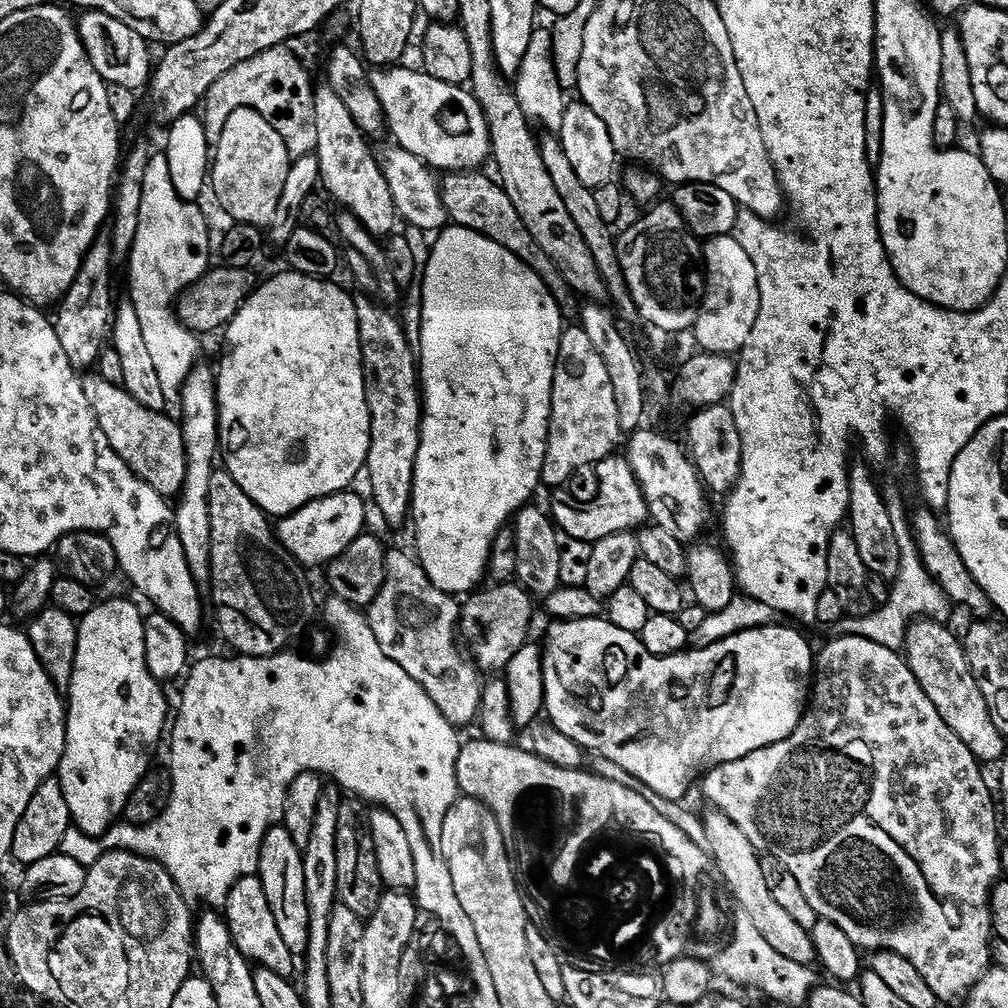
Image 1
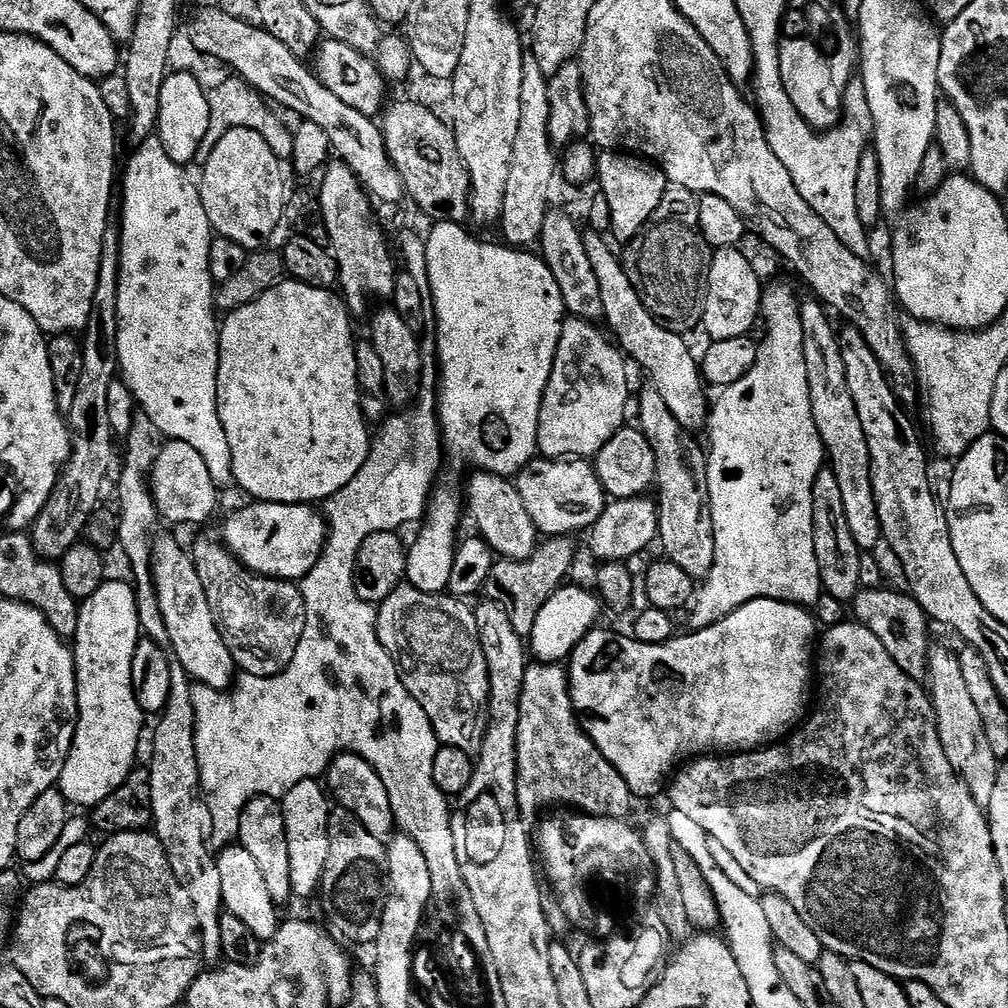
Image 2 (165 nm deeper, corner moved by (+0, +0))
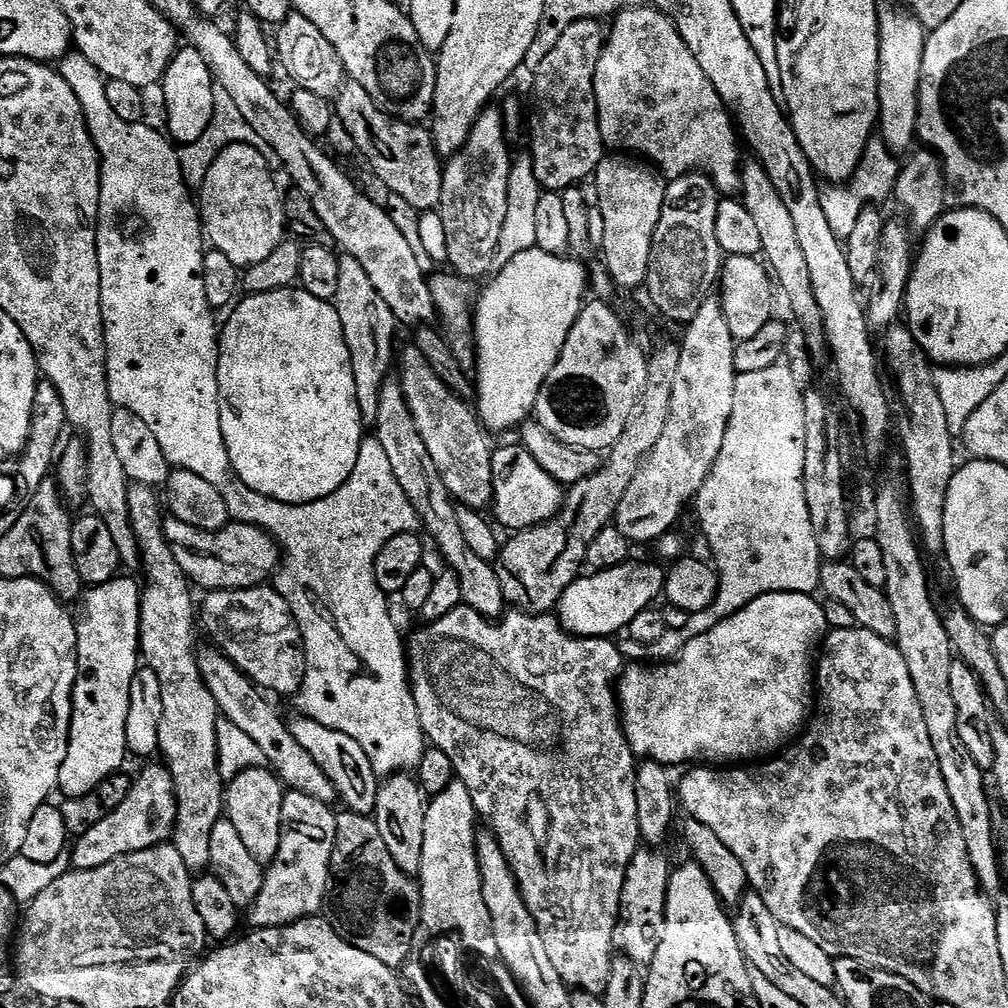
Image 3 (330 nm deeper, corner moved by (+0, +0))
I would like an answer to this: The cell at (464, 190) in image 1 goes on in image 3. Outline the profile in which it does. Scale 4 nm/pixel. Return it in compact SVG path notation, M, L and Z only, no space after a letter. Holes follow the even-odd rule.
M351 79L340 89L339 96L335 97L334 116L339 127L341 124L348 131L357 150L368 159L377 178L398 199L405 200L410 207L419 210L432 210L439 205L444 164L427 127L388 115L376 105L370 94L366 94L366 90L362 90L362 86L358 86L358 82Z

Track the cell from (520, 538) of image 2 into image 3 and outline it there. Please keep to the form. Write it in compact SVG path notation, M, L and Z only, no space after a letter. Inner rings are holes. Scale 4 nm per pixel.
M408 346L401 356L399 353L398 379L418 432L426 442L426 449L429 450L453 501L466 508L487 509L494 494L494 444L488 441L489 433L480 423L479 415L473 409L472 412L468 409L471 407L448 387L445 377L438 375L430 362L426 362L422 350L414 346Z

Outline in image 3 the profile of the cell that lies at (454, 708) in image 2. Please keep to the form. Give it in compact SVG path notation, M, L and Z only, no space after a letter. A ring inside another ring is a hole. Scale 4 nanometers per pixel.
M459 606L451 609L444 617L431 621L428 628L420 628L409 639L406 644L406 659L410 669L410 687L414 694L414 702L418 706L418 718L422 722L422 730L426 737L427 743L431 747L442 750L442 754L446 754L446 758L450 758L450 762L456 771L455 779L461 780L466 786L466 790L470 790L470 798L476 807L477 817L484 818L488 816L490 823L490 831L498 838L498 842L502 846L502 850L506 854L506 858L512 867L512 873L516 875L516 881L520 887L522 898L526 902L526 906L530 910L530 914L534 918L534 922L538 926L538 934L542 938L542 943L546 946L546 955L550 958L551 965L558 972L561 979L568 985L569 989L579 990L581 992L589 992L591 996L603 997L610 979L611 962L614 957L614 937L616 935L616 922L620 918L620 899L622 898L622 886L626 882L626 870L630 866L630 862L634 858L636 849L641 847L642 841L640 831L638 830L638 794L636 793L636 770L638 767L637 757L633 756L632 748L628 744L628 739L624 736L624 726L620 719L620 705L618 703L617 684L620 673L626 667L624 656L620 652L620 644L615 639L598 637L582 637L574 636L567 632L560 624L555 615L552 614L533 614L523 610L512 610L507 613L499 622L495 619L488 619L480 613L476 613L474 609L465 606Z

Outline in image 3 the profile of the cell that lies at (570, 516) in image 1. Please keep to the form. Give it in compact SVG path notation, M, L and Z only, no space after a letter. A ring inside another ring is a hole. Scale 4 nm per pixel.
M513 442L505 448L497 447L492 453L492 473L494 474L494 494L490 505L496 511L494 520L501 529L509 528L509 533L525 532L535 524L545 524L560 512L566 495L565 485L559 484L519 443Z

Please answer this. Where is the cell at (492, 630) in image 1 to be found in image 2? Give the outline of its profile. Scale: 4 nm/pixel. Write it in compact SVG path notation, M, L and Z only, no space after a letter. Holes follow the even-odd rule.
M554 536L537 546L528 560L500 558L495 561L491 579L485 581L483 591L489 601L500 604L508 612L514 630L523 638L528 638L534 630L534 622L537 621L539 610L546 605L546 600L569 579L568 571L571 570L572 559L576 556L576 548L572 542L563 536Z

